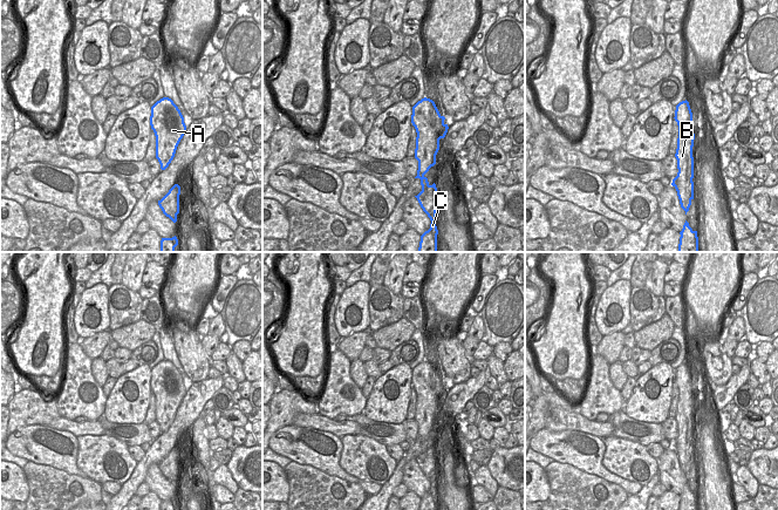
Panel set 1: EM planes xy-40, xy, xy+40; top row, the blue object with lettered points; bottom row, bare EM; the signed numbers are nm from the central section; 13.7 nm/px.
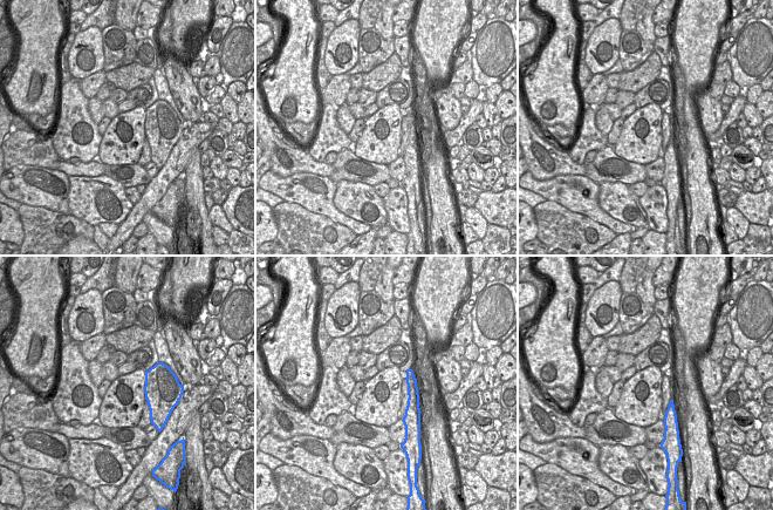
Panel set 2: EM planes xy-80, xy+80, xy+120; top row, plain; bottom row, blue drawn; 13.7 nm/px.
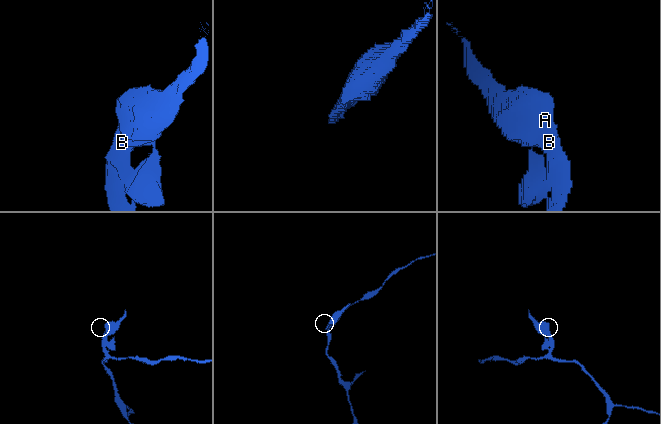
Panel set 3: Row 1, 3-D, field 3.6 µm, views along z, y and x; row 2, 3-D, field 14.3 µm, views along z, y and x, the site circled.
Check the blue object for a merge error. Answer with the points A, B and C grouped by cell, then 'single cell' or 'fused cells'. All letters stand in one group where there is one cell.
A B / C; fused cells

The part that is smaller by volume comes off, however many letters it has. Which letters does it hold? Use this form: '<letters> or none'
C

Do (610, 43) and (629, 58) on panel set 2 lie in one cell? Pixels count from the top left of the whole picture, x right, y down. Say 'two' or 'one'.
two

